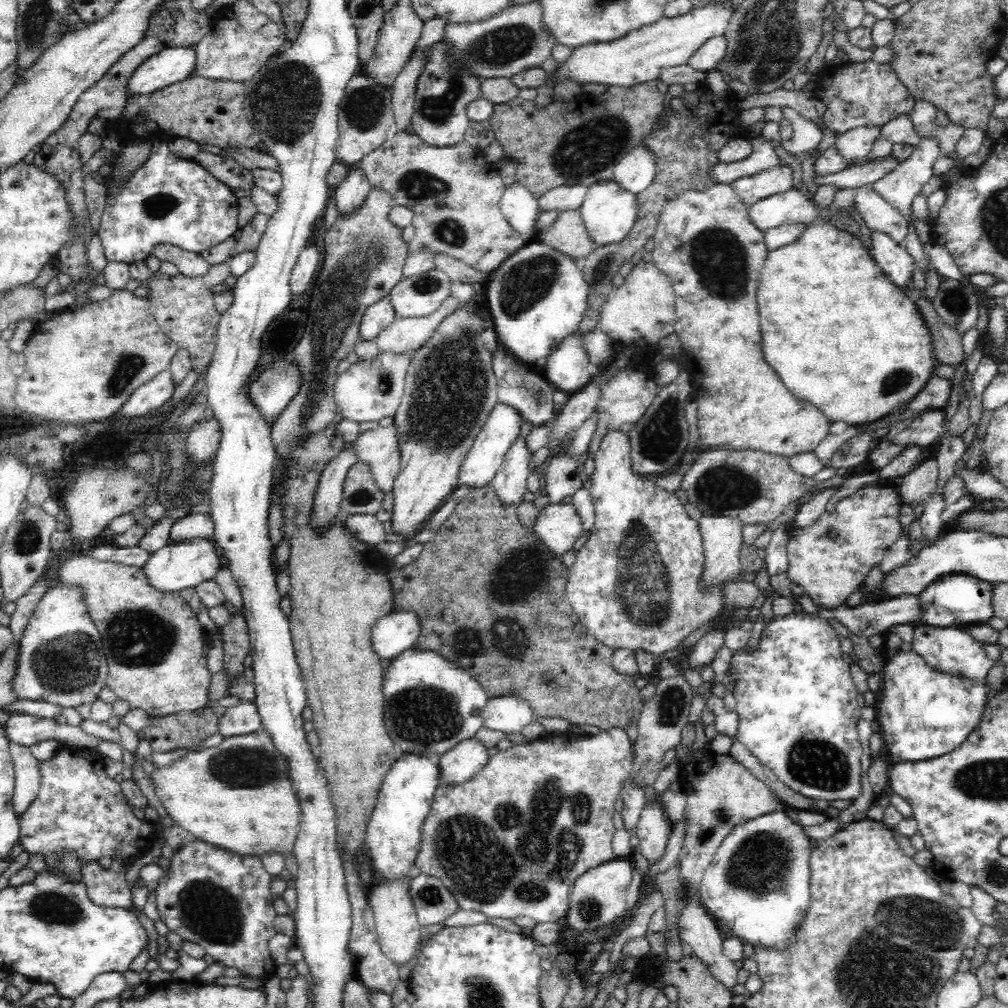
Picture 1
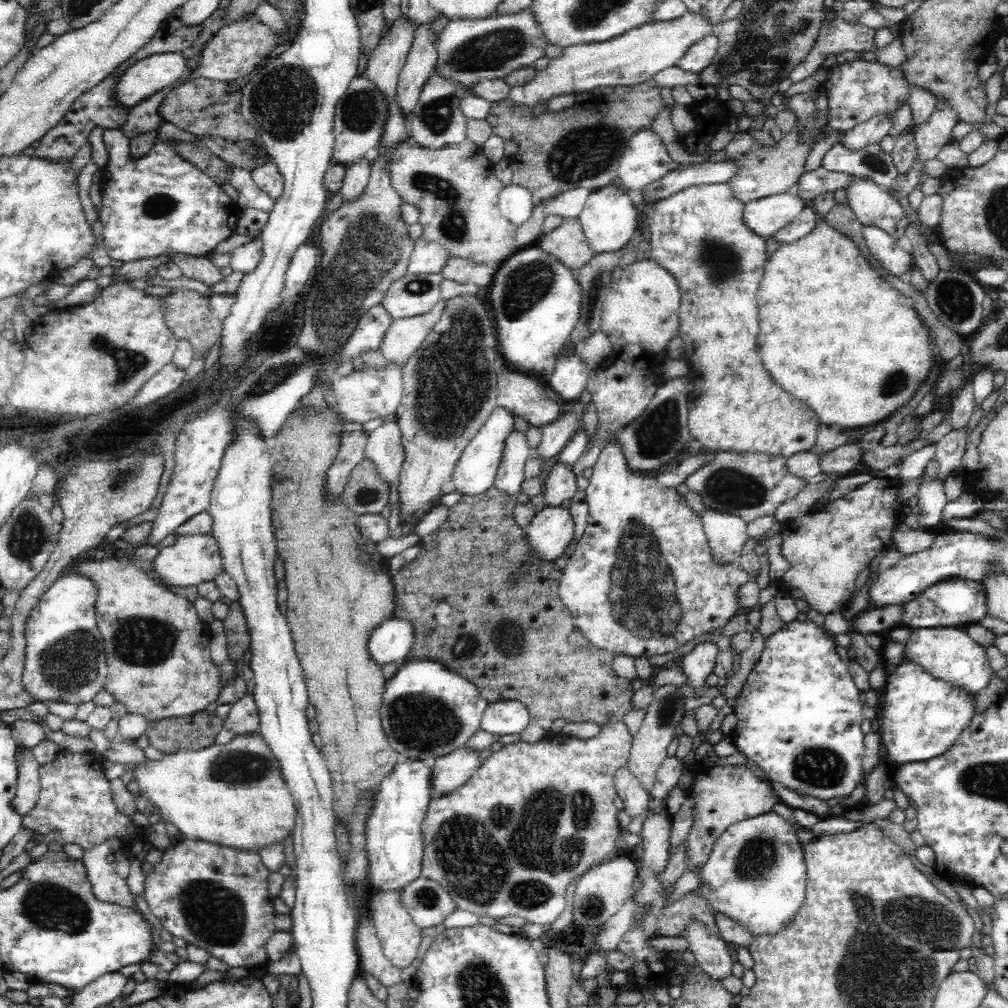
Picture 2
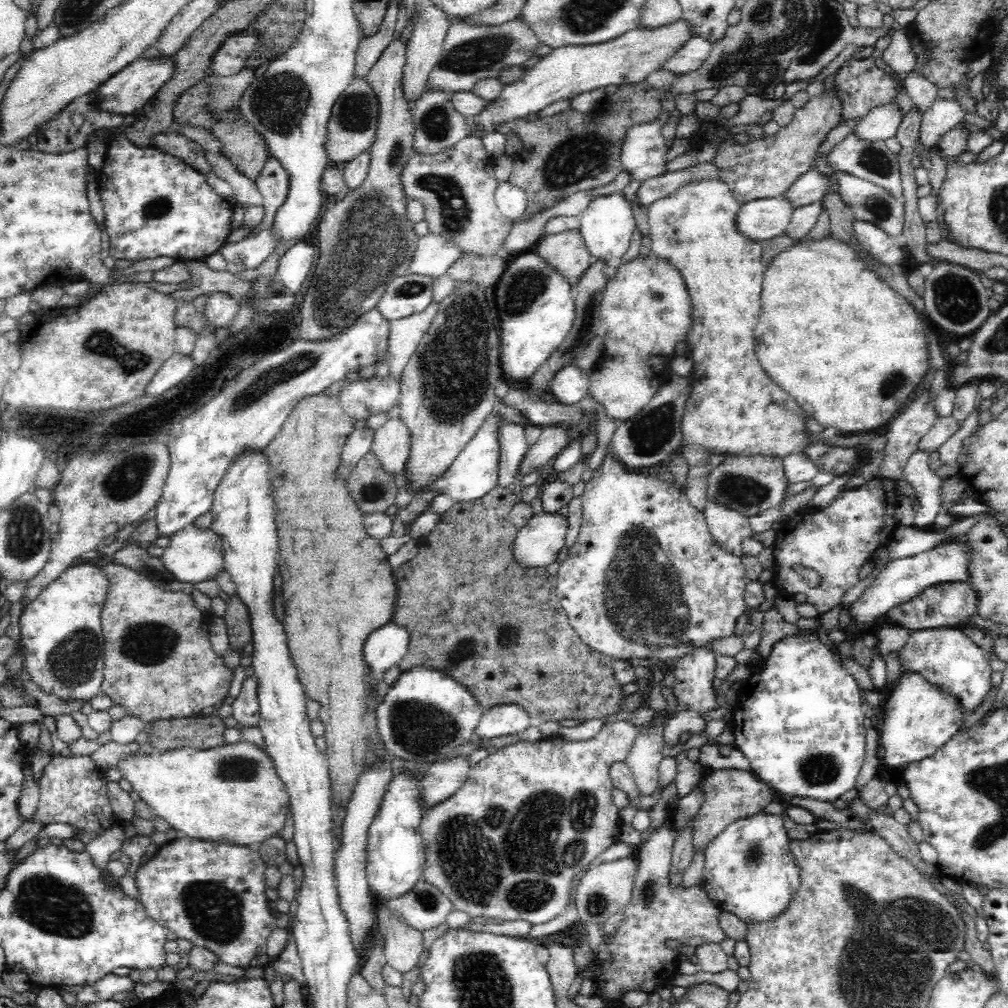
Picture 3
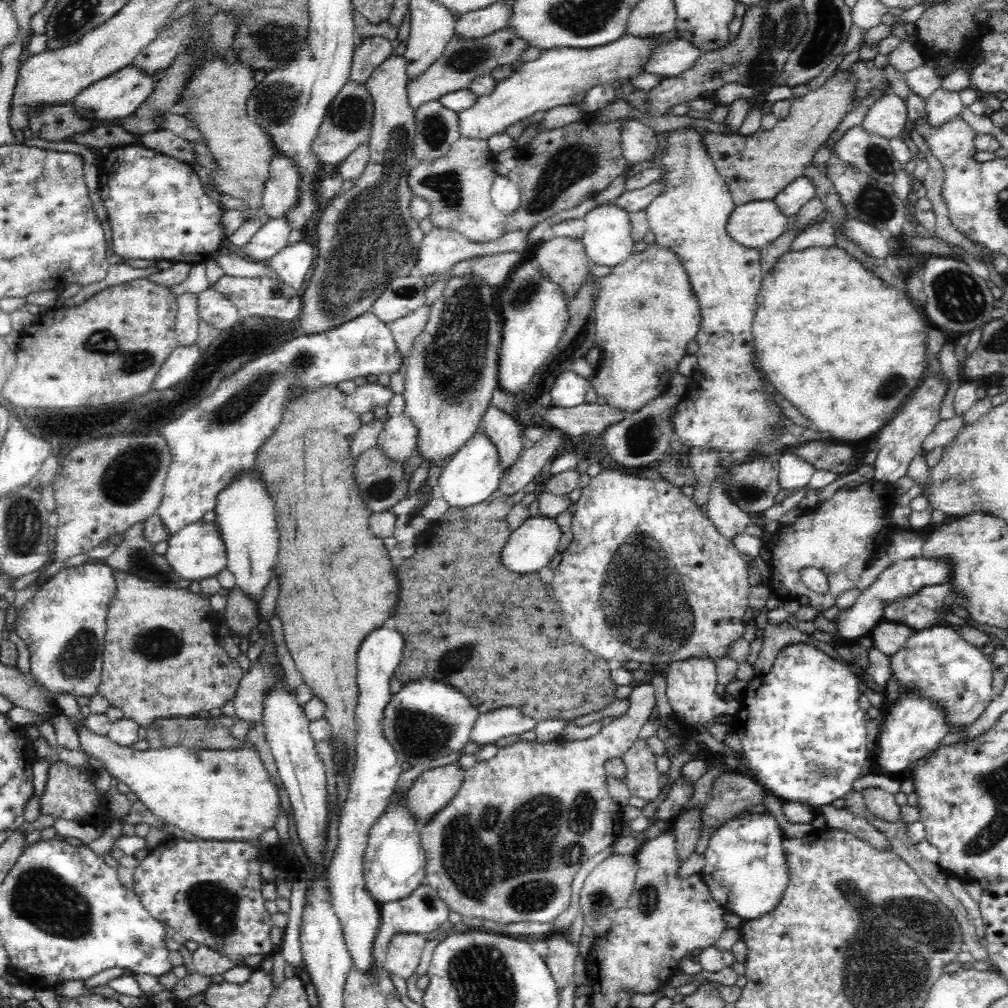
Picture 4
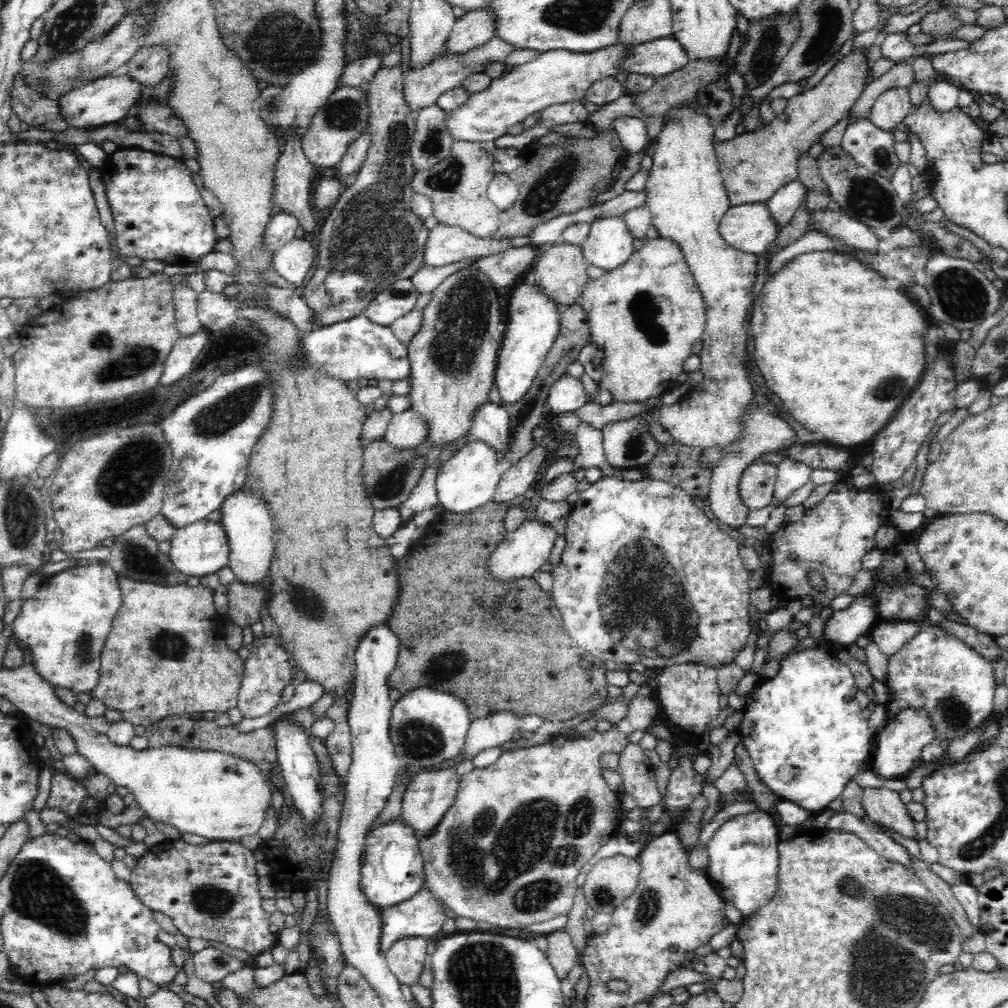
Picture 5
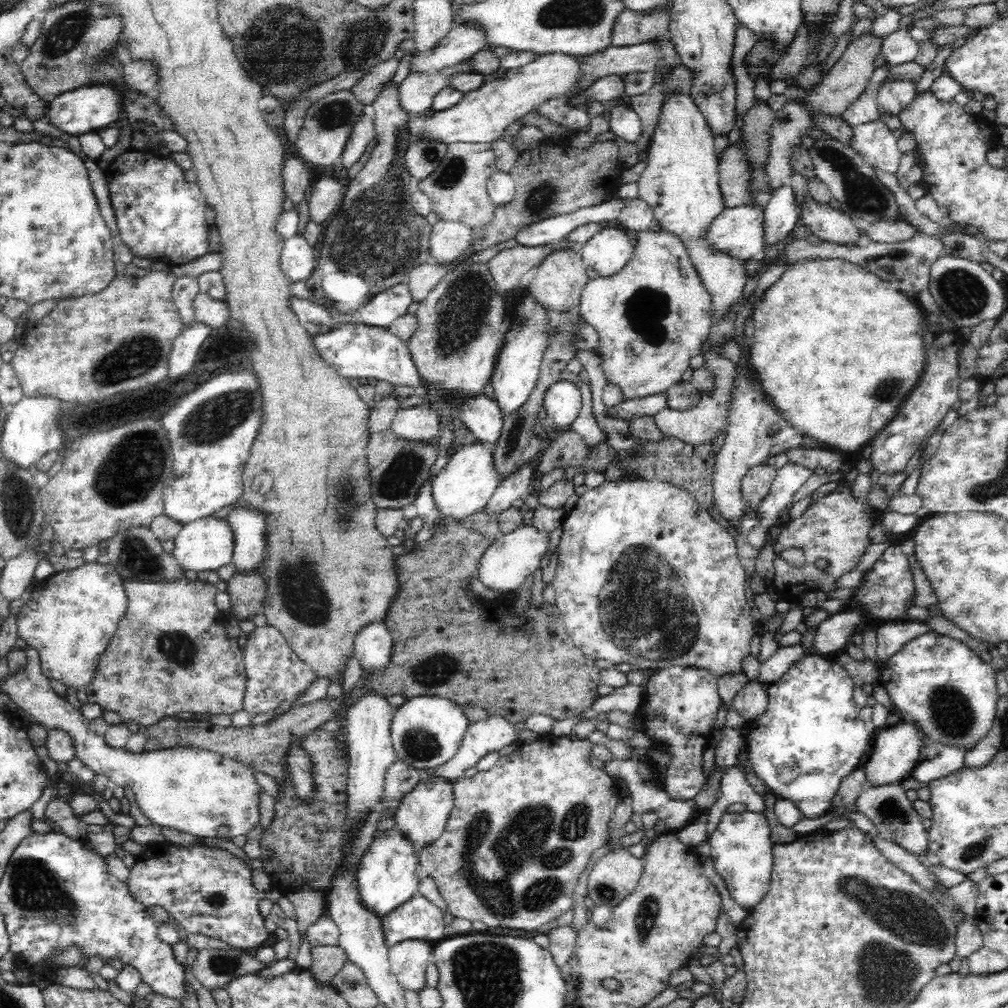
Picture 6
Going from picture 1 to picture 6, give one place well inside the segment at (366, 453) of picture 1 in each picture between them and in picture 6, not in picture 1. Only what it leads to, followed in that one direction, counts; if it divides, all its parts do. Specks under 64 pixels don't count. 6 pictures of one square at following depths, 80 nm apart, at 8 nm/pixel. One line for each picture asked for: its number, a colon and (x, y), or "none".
2: (383, 447)
3: (391, 443)
4: (398, 439)
5: (406, 431)
6: (420, 423)

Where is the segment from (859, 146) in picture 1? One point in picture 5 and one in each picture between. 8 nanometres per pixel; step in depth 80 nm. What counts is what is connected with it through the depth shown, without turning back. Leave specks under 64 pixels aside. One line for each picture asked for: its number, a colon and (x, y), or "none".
2: (870, 132)
3: (882, 122)
4: (885, 117)
5: (889, 110)

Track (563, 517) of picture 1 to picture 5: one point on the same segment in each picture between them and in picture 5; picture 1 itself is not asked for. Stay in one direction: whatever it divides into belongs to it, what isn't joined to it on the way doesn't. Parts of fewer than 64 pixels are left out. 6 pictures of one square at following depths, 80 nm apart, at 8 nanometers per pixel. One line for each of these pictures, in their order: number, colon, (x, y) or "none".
2: (550, 533)
3: (538, 543)
4: (531, 547)
5: (523, 551)

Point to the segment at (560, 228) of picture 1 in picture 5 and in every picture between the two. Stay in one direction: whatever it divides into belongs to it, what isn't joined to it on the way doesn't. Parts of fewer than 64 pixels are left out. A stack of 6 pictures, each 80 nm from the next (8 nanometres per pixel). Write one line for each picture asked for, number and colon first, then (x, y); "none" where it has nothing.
2: (567, 243)
3: (566, 251)
4: (563, 260)
5: (561, 271)

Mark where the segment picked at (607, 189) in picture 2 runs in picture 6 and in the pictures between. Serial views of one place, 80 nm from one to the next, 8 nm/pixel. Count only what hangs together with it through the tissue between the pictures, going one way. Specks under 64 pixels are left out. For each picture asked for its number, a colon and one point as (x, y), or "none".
3: (607, 226)
4: (606, 235)
5: (608, 245)
6: (608, 250)

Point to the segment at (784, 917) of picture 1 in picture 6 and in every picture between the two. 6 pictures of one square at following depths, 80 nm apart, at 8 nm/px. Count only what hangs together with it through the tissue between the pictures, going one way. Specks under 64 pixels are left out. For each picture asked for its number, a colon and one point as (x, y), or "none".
2: (756, 874)
3: (749, 871)
4: (745, 871)
5: (743, 858)
6: (741, 850)

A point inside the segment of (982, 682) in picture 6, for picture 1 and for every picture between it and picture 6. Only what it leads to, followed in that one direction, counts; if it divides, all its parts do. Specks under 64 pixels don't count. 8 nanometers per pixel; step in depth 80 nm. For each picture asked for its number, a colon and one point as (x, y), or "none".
1: (949, 650)
2: (952, 655)
3: (945, 656)
4: (941, 665)
5: (934, 671)

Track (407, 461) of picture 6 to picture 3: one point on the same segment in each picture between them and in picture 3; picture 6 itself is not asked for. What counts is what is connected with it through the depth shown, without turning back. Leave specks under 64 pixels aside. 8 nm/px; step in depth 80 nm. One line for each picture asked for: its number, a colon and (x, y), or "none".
3: (373, 490)
4: (381, 483)
5: (389, 476)

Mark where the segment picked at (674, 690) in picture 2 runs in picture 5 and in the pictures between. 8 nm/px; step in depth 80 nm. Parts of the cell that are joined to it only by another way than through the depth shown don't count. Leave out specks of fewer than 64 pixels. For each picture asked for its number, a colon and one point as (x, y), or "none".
3: (643, 759)
4: (642, 778)
5: (636, 769)

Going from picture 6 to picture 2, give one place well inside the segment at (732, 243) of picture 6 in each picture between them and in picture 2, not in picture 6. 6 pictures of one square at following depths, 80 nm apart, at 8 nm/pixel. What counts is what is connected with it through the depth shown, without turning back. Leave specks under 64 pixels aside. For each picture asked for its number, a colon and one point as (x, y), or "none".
2: (765, 216)
3: (759, 220)
4: (753, 224)
5: (750, 227)

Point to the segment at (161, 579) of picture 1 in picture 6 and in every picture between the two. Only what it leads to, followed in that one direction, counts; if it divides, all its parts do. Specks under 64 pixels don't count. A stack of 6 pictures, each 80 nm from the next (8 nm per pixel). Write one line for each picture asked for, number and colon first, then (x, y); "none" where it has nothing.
2: (192, 559)
3: (194, 555)
4: (196, 552)
5: (201, 548)
6: (205, 545)

